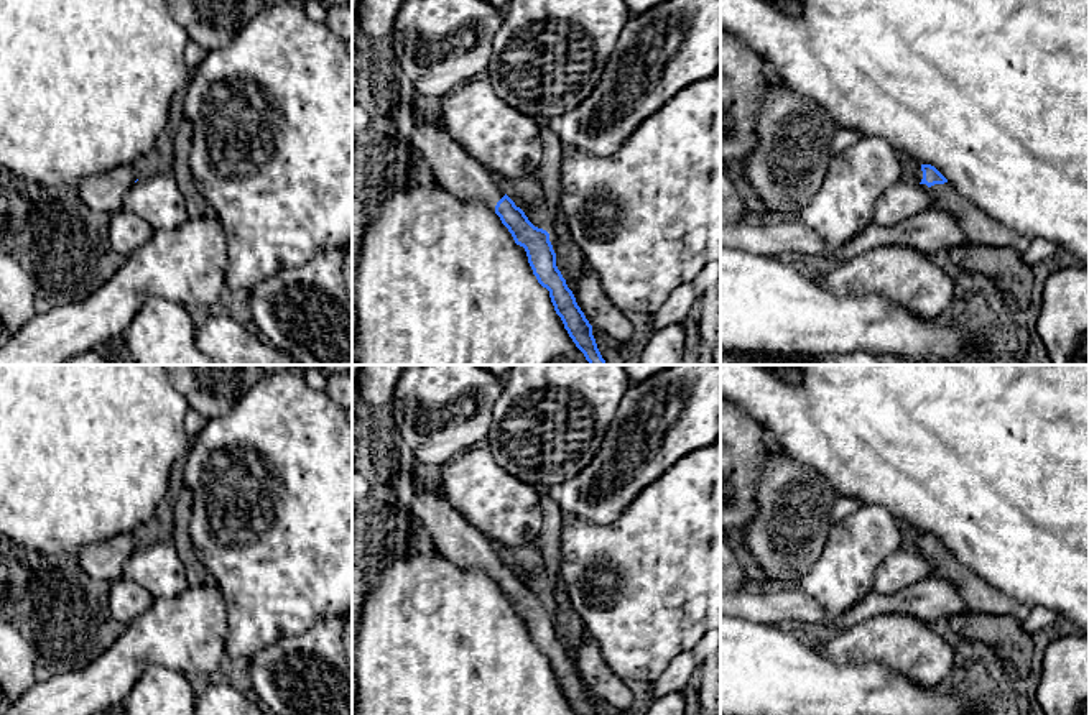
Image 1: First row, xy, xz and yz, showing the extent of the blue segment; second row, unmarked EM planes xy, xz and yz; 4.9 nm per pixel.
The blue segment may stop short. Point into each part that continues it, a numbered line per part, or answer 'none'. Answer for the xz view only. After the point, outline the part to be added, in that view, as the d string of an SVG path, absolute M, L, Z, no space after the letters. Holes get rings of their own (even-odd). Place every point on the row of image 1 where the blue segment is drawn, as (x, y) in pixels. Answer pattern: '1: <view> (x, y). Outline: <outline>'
1: xz (459, 175). Outline: M410 104L393 108L388 117L413 150L429 163L439 187L495 212L505 194L492 171L470 158L444 130L419 120Z

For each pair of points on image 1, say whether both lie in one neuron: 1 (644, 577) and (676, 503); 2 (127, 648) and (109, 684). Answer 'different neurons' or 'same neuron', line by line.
1: same neuron
2: same neuron

